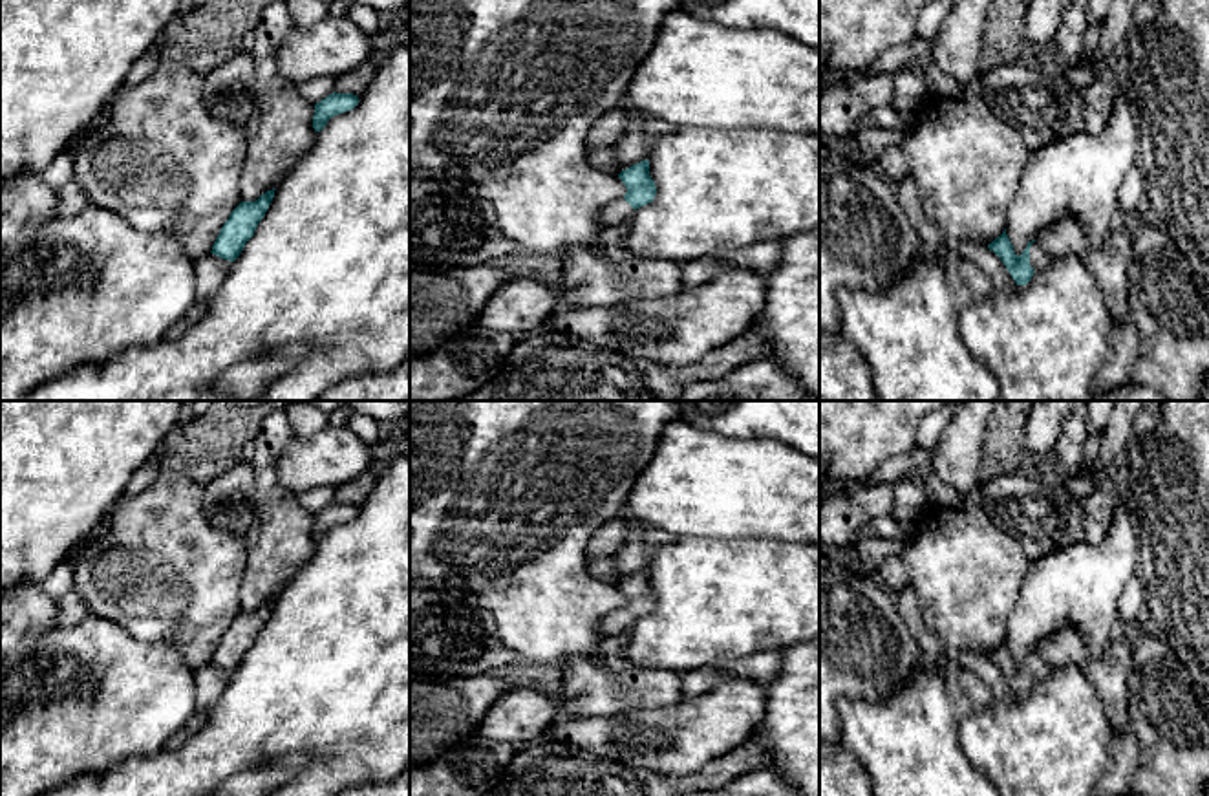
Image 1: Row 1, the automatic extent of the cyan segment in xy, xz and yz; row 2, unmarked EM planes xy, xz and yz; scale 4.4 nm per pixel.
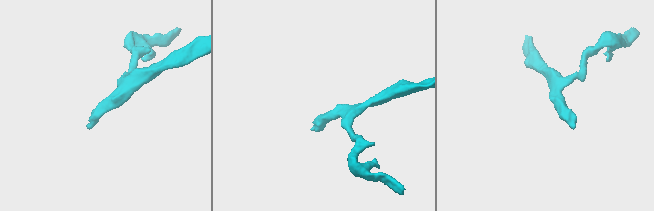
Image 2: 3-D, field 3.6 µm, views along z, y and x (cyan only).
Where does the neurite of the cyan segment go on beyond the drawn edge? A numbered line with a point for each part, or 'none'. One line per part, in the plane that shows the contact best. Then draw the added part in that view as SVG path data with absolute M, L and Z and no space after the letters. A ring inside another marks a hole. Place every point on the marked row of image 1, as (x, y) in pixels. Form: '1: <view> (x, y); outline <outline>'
1: yz (1039, 260); outline M1037 242L1032 243L1032 247L1030 247L1030 265L1033 267L1033 271L1046 269L1052 264L1052 260L1054 258L1050 254L1046 254Z

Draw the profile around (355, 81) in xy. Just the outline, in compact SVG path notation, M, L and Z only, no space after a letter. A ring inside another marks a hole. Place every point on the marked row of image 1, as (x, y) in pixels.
M369 59L353 71L338 75L335 81L335 91L353 93L360 97L368 88L368 84L373 81L375 73L377 73L377 64Z

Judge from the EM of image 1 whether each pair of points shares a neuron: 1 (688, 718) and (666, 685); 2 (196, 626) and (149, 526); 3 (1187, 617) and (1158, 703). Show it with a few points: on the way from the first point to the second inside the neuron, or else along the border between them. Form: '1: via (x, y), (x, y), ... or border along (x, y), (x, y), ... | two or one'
1: border along (683, 696), (668, 705), (635, 710) | two
2: via (192, 601), (189, 591), (161, 564), (160, 551) | one
3: border along (1158, 635), (1189, 674) | two

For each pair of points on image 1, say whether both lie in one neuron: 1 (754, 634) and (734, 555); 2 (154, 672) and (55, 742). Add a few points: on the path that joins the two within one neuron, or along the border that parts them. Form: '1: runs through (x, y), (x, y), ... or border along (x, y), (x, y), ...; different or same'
1: runs through (754, 613), (754, 606), (734, 586), (734, 575); same
2: runs through (130, 696), (110, 696), (79, 718); same

